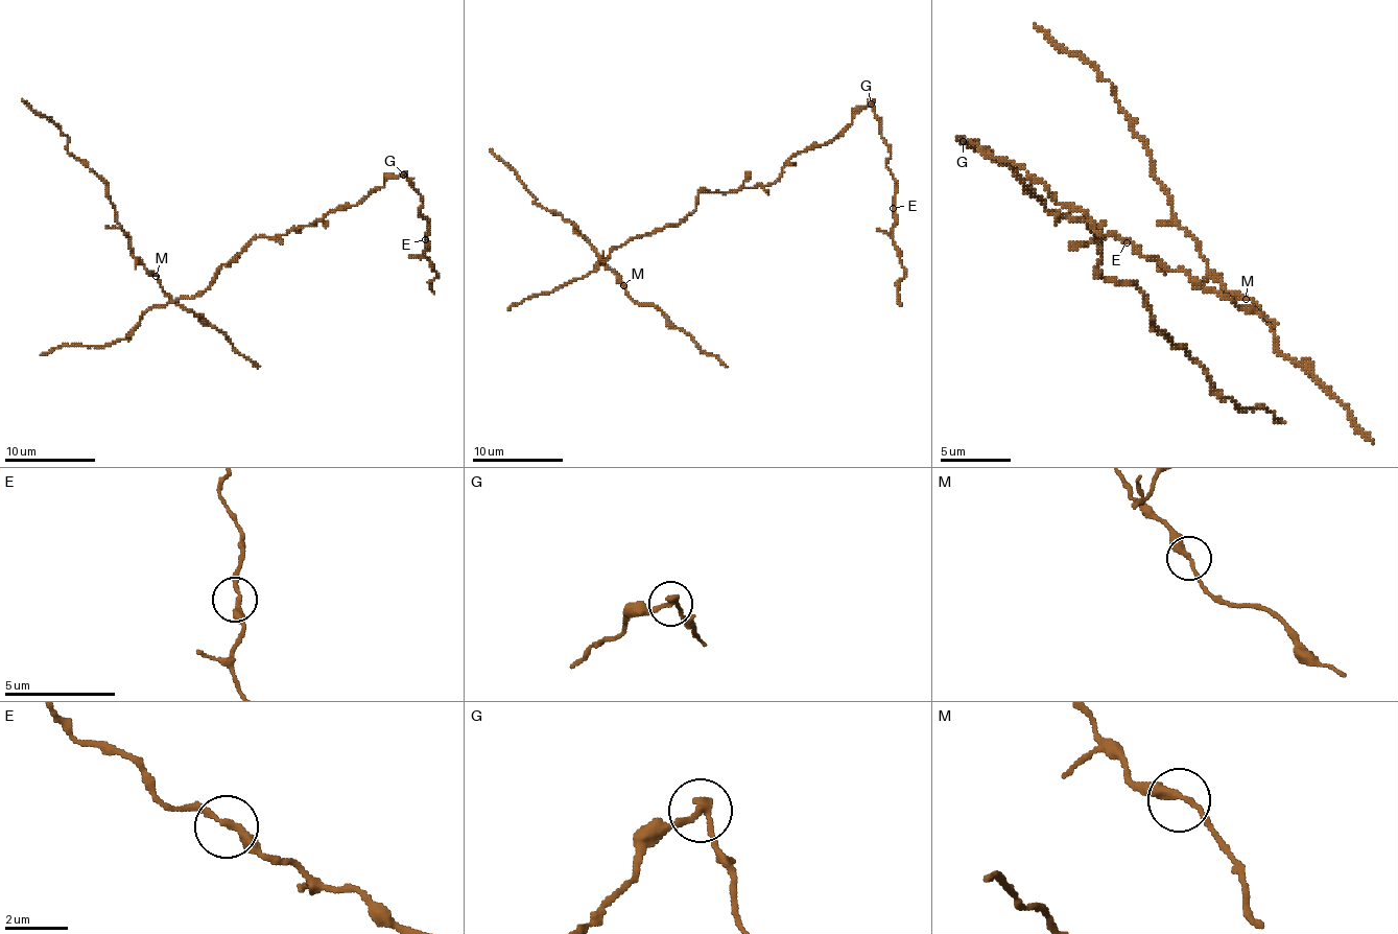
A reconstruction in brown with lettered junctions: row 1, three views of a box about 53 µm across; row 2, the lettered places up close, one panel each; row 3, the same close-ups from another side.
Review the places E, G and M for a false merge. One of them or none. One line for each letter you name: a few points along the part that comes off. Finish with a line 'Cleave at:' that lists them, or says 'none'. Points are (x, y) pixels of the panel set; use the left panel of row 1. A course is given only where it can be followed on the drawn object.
G: foreign part runs (402, 173), (321, 222), (255, 237), (203, 292), (148, 309), (126, 339), (40, 354)
Cleave at: G

